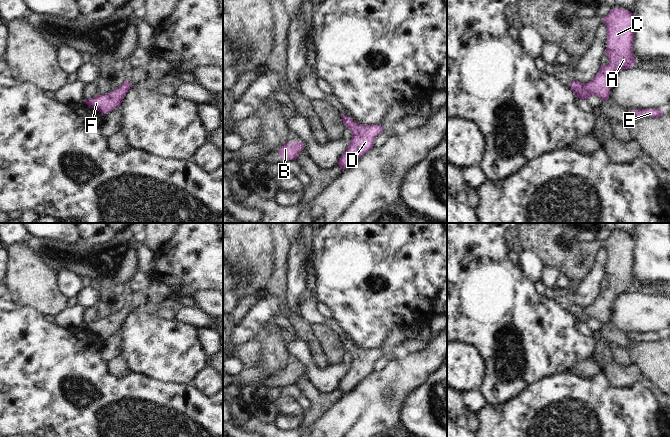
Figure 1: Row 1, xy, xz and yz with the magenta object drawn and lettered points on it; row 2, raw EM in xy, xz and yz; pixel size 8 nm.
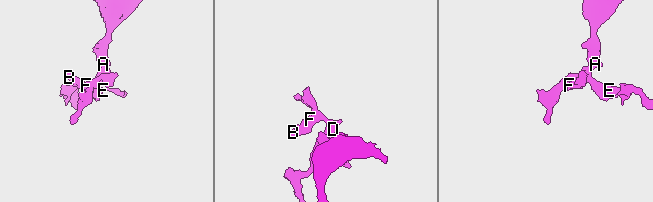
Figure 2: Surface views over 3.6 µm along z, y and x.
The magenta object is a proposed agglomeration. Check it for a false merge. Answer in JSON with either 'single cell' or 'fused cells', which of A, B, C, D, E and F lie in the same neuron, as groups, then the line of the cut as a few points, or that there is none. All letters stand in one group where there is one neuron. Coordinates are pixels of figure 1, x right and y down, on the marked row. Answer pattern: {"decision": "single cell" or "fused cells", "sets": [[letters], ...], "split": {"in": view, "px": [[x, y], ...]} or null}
{"decision": "single cell", "sets": [["A", "B", "C", "D", "E", "F"]], "split": null}

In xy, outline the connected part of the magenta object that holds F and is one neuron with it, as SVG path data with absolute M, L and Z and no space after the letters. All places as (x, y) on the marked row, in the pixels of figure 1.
M127 79L114 91L106 95L97 95L92 99L85 99L85 103L102 114L108 114L121 105L124 96L132 86Z

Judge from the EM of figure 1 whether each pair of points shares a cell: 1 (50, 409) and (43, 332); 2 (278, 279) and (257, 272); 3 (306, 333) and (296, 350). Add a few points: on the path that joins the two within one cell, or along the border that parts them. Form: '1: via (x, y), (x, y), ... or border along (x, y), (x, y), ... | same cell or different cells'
1: via (50, 390), (50, 385), (43, 378), (43, 351) | same cell
2: border along (270, 277), (265, 294) | different cells
3: border along (299, 337), (307, 344), (313, 360) | different cells

